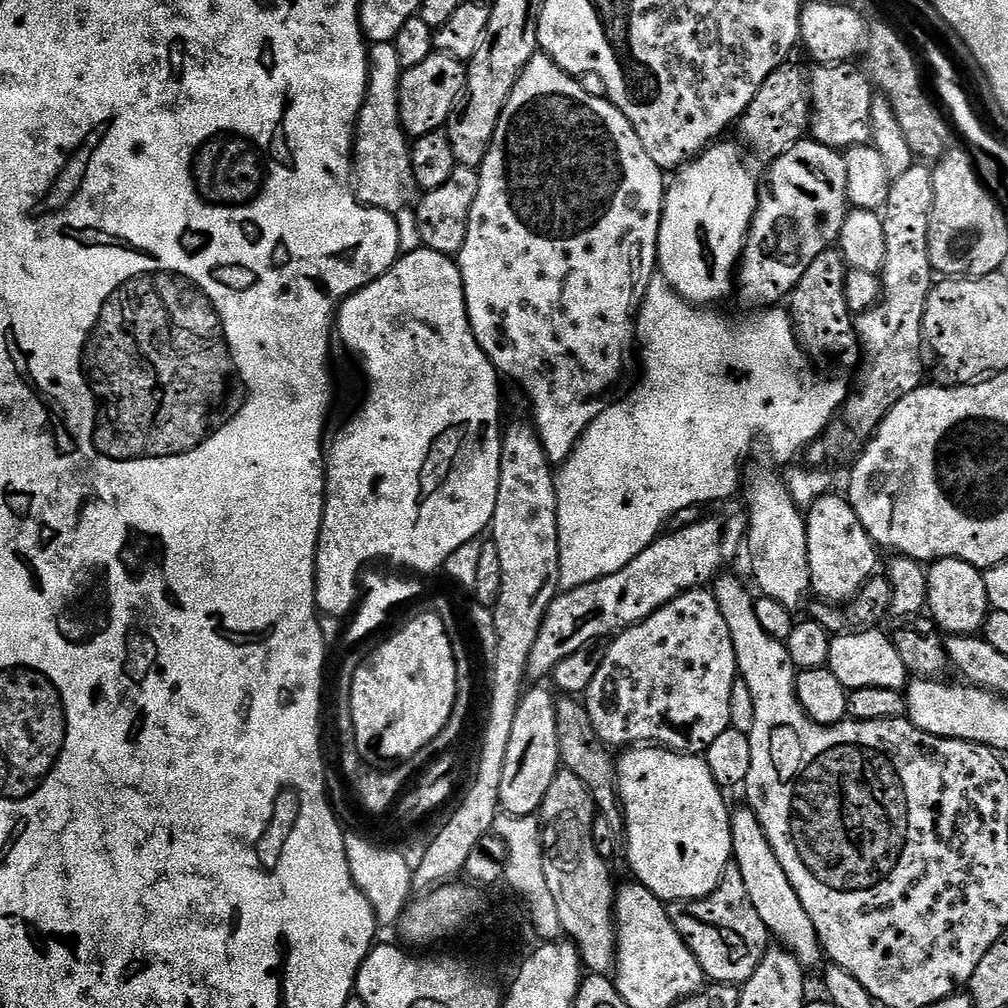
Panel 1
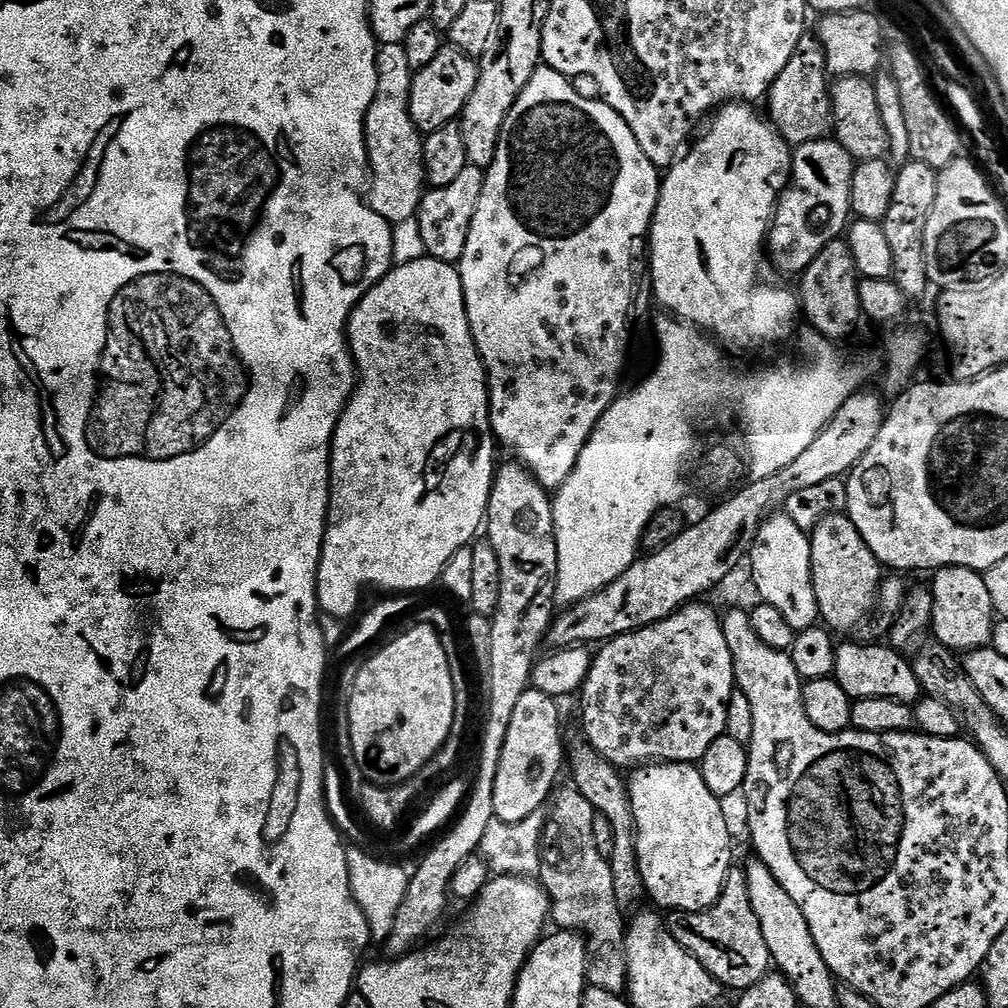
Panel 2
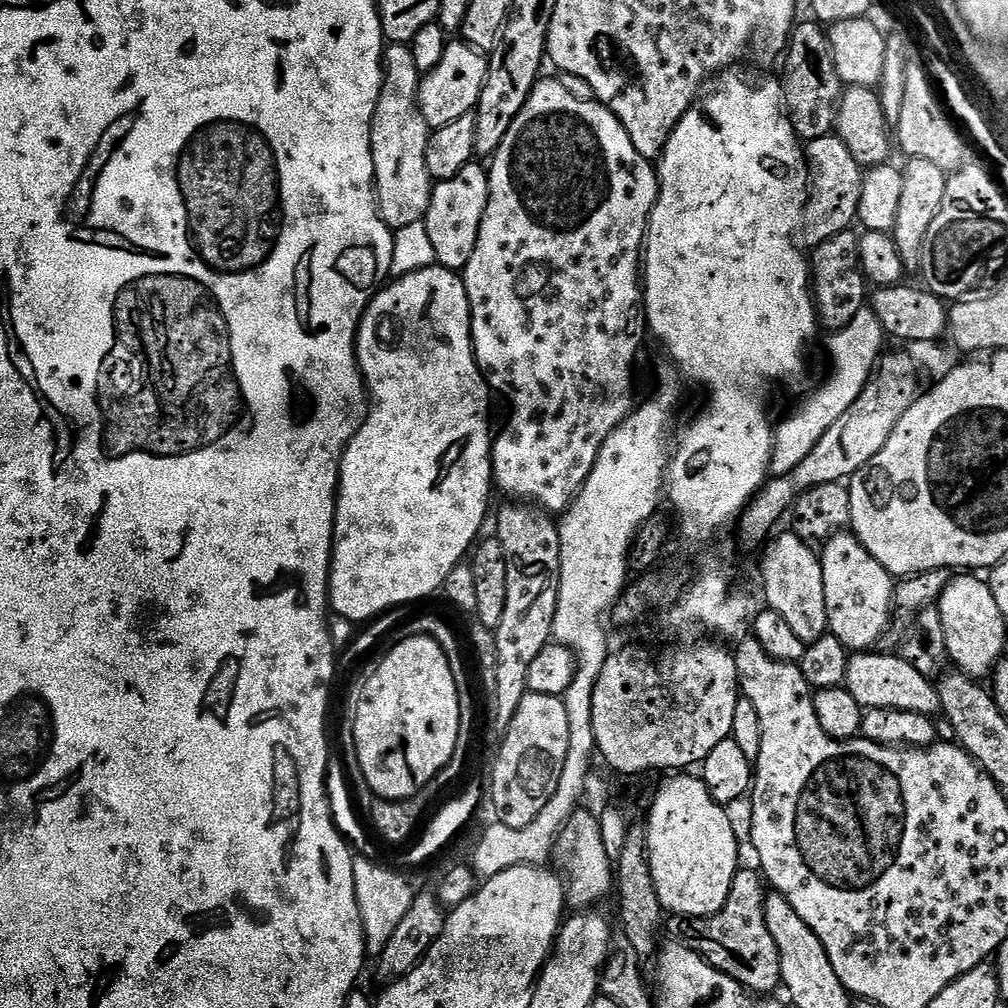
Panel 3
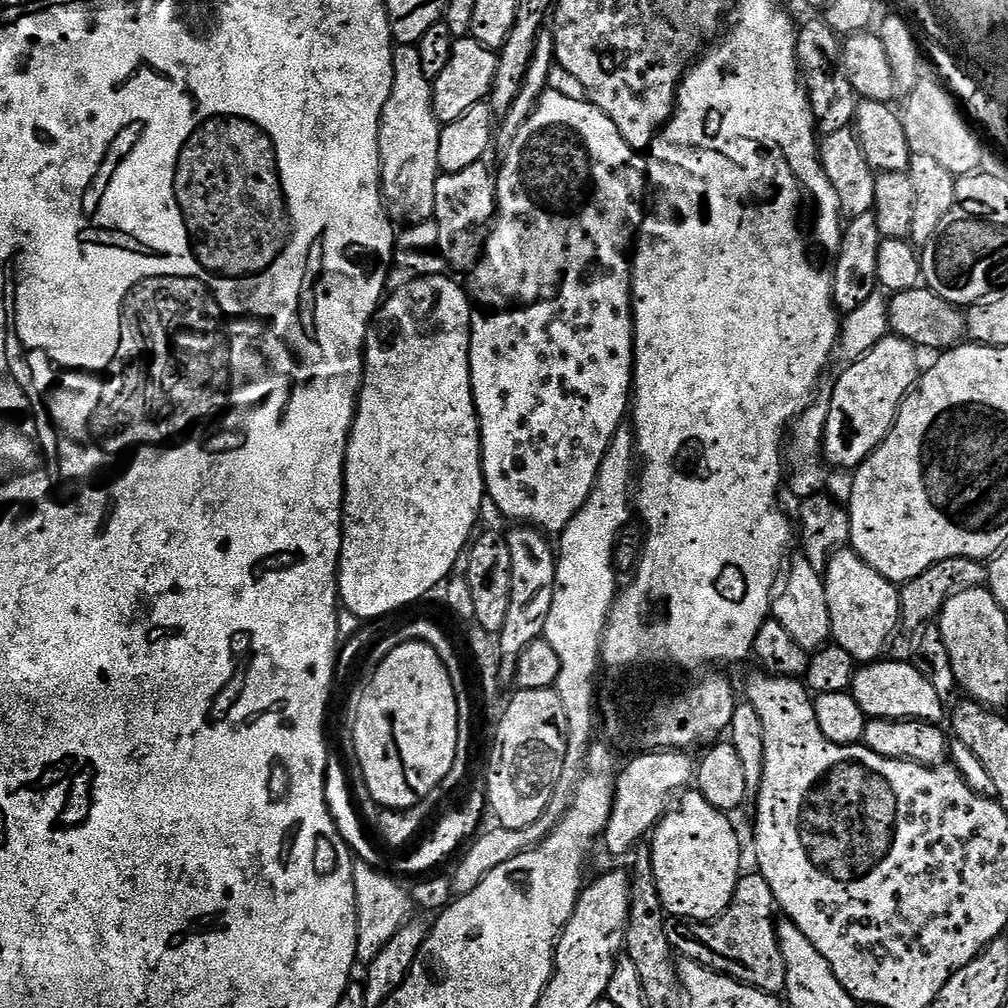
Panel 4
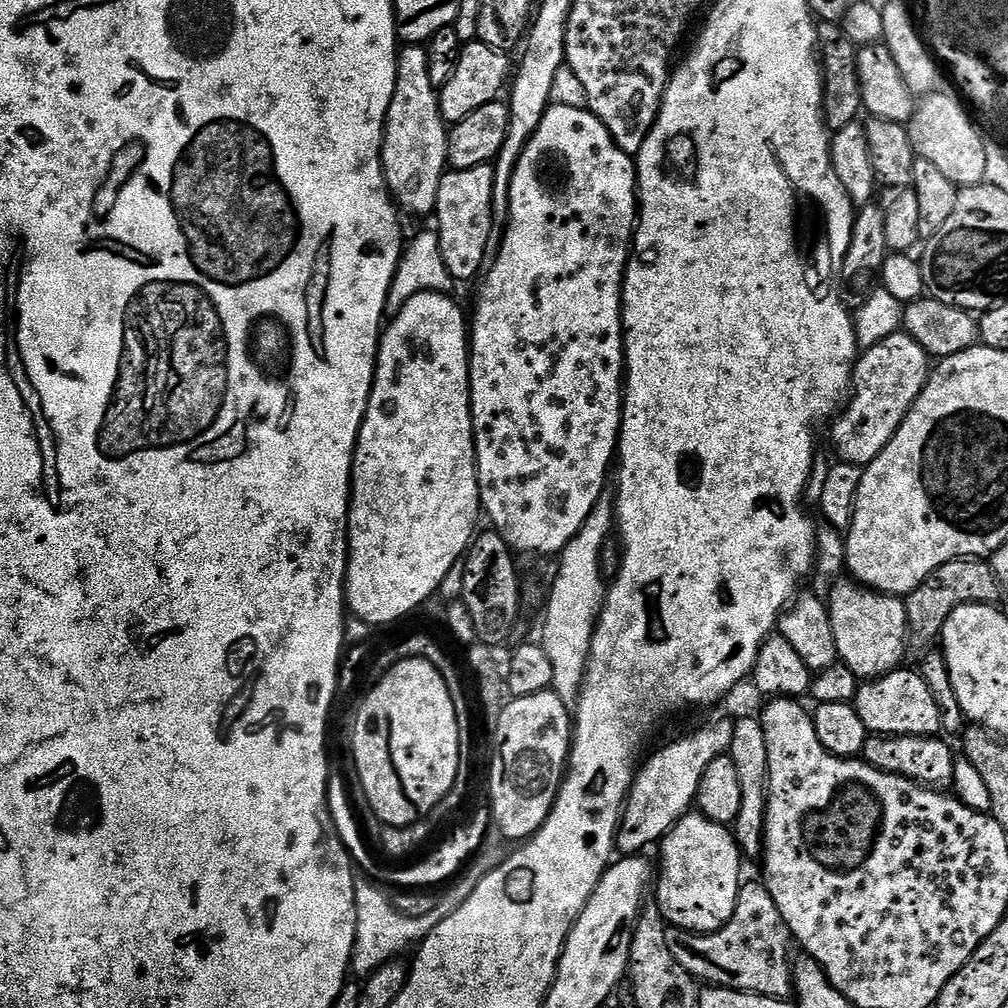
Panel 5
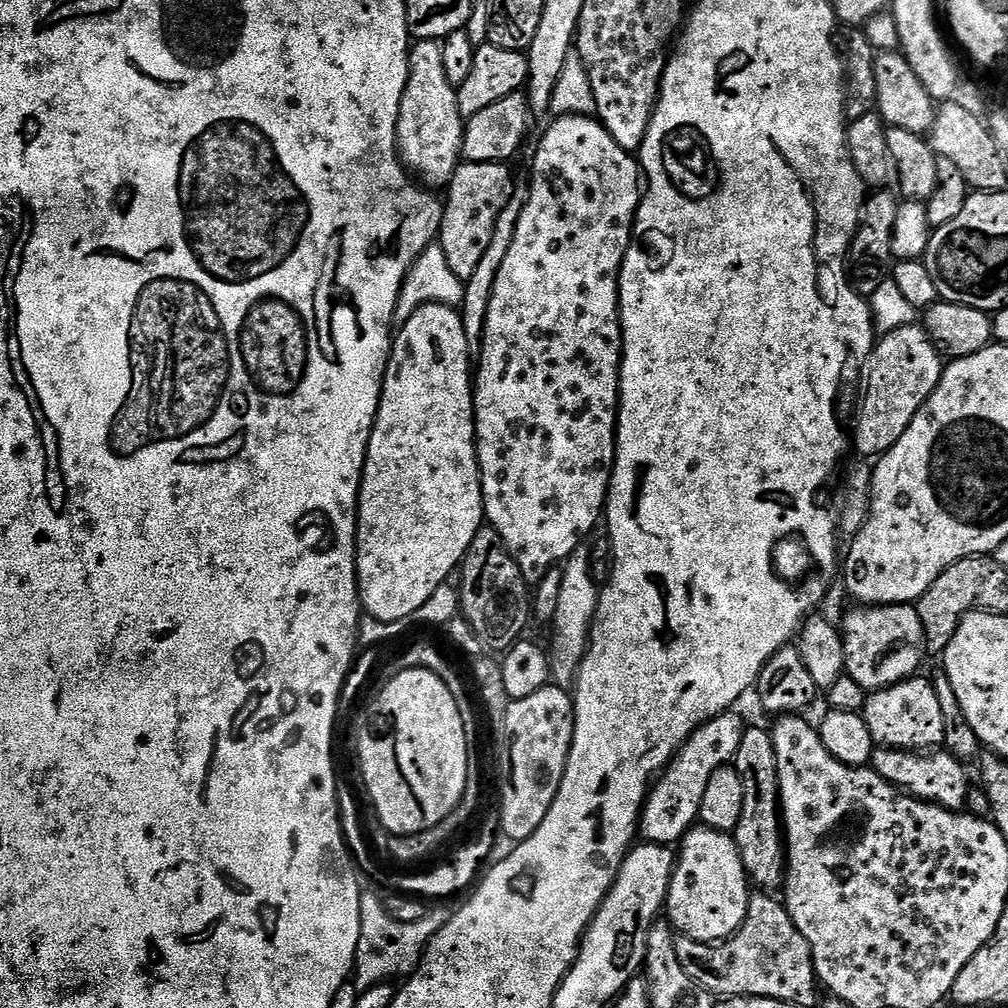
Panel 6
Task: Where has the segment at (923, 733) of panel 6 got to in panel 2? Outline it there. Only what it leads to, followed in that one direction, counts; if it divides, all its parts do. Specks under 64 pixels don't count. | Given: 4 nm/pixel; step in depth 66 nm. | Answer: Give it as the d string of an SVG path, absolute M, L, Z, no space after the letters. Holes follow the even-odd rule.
M844 644L836 650L834 679L846 690L850 699L894 698L905 702L921 699L922 689L914 674L909 657L884 644Z

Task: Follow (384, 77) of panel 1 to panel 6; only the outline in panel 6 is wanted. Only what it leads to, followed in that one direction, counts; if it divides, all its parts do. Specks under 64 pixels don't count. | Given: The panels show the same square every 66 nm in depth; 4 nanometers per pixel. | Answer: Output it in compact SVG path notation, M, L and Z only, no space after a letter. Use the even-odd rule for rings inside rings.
M418 40L409 47L408 81L396 123L396 150L400 154L400 163L409 173L420 172L419 179L432 190L439 184L440 187L447 185L461 163L460 147L466 123L458 110L456 88L448 81L442 67L440 45L439 40Z

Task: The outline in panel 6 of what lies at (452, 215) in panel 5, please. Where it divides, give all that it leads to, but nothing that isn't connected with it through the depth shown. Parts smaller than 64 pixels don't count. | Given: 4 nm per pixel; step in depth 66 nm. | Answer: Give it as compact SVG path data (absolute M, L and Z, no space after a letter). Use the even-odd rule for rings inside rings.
M464 162L457 167L447 182L446 191L448 193L442 196L444 213L440 223L438 243L446 253L446 262L450 265L450 270L454 270L454 274L458 274L460 280L468 281L474 274L478 262L481 261L490 244L500 203L506 198L506 193L509 191L507 190L508 167L509 165L504 162L494 164Z

